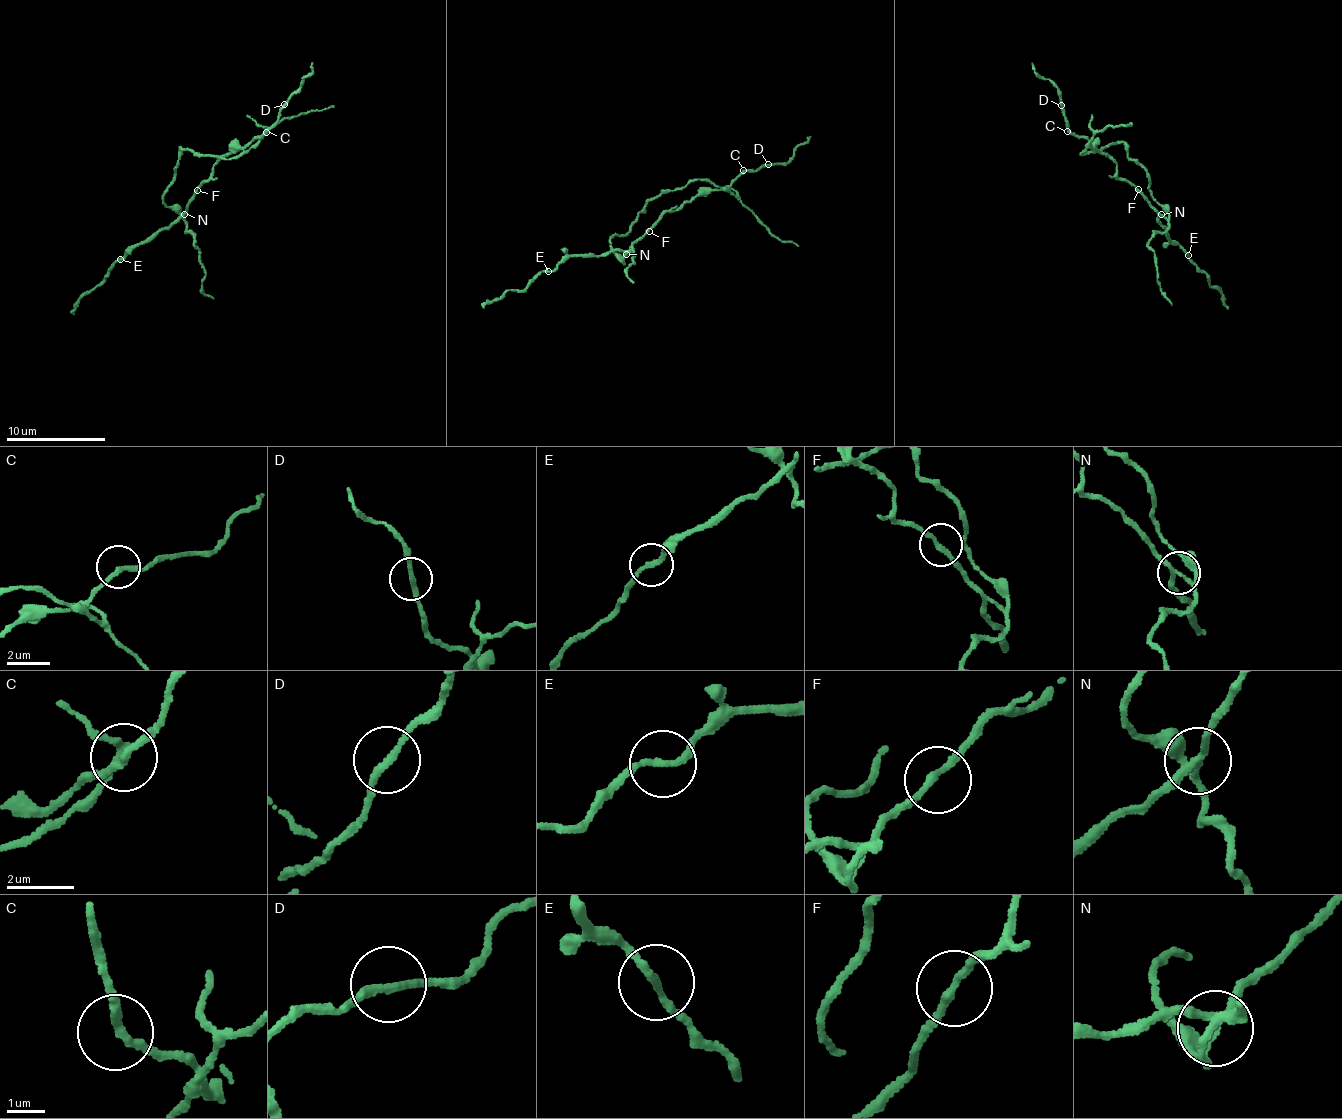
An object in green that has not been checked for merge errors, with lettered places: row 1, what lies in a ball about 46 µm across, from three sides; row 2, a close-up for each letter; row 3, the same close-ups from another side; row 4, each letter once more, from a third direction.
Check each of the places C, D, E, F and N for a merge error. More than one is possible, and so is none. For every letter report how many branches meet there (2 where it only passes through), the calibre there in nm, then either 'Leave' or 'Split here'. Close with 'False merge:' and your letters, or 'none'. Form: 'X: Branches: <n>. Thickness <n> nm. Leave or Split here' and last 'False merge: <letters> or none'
C: Branches: 2. Thickness 200 nm. Leave
D: Branches: 2. Thickness 200 nm. Leave
E: Branches: 2. Thickness 180 nm. Split here
F: Branches: 2. Thickness 200 nm. Leave
N: Branches: 4. Thickness 180 nm. Split here
False merge: E, N

